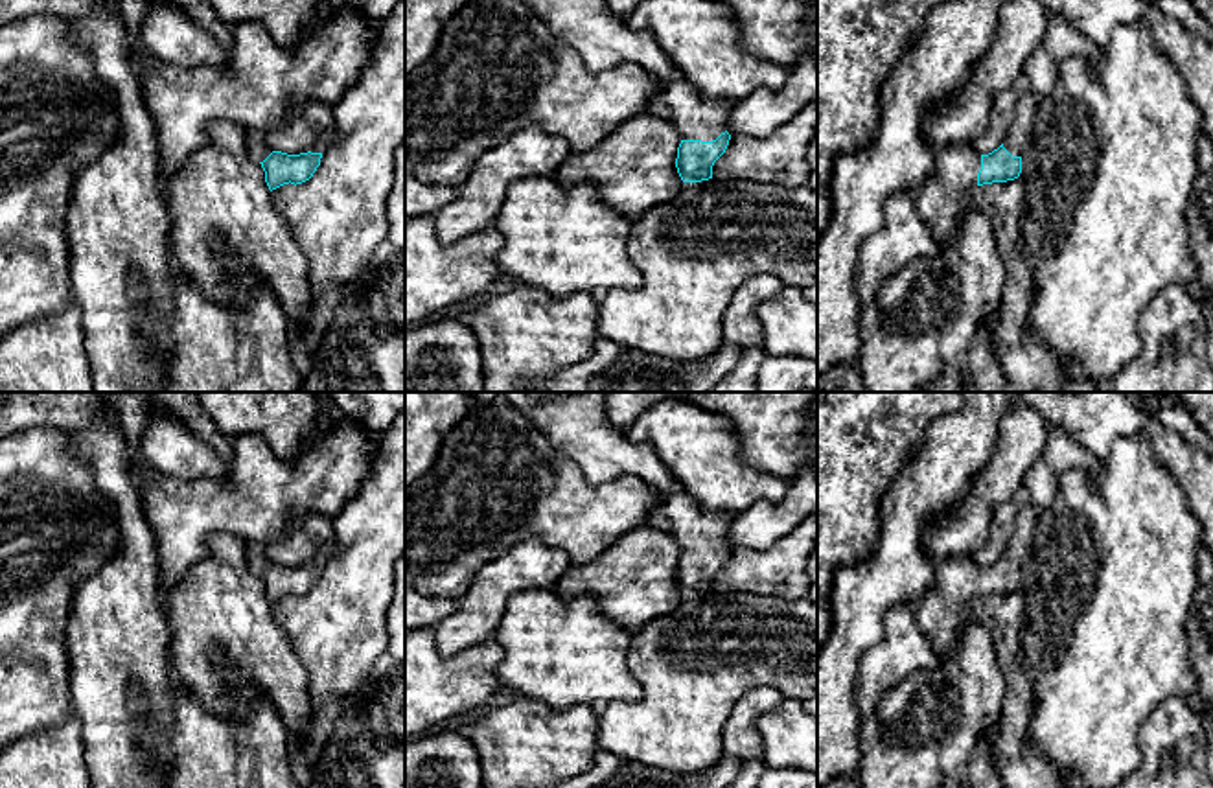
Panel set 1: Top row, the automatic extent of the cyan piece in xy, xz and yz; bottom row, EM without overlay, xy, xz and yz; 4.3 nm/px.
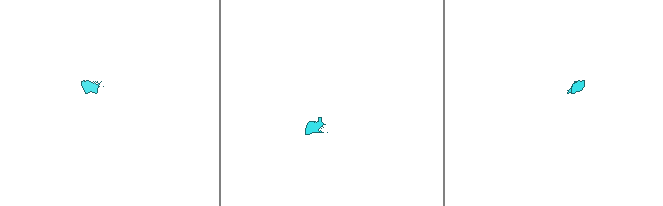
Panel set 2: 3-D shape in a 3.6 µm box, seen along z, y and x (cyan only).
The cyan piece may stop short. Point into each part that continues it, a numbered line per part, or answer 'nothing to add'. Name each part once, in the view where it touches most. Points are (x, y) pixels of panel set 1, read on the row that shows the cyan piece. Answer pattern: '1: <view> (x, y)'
1: xz (694, 116)
2: yz (1016, 140)

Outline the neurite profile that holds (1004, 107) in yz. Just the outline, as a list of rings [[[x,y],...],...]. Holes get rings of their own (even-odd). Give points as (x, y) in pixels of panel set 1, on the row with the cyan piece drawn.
[[[1020,85],[998,92],[998,98],[994,99],[994,105],[992,105],[988,127],[972,144],[972,147],[979,155],[988,155],[1003,144],[1005,134],[1011,129],[1011,123],[1014,120],[1014,112],[1016,112],[1020,94],[1022,94]]]

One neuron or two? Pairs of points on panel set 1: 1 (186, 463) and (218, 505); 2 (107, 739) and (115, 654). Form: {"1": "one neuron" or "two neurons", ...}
{"1": "two neurons", "2": "one neuron"}

